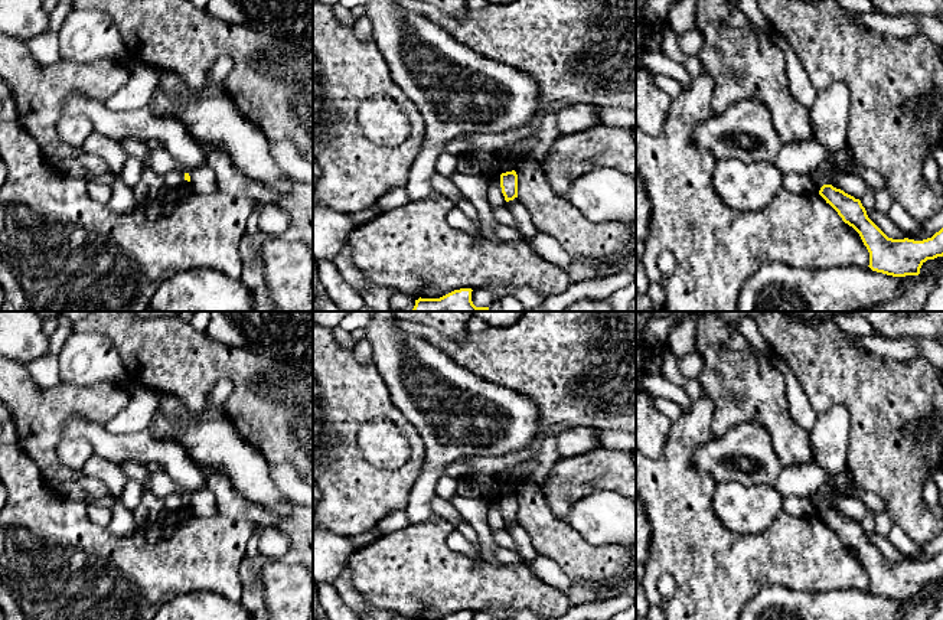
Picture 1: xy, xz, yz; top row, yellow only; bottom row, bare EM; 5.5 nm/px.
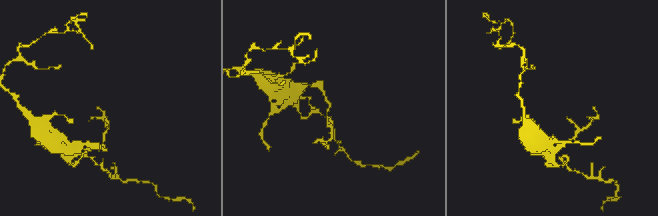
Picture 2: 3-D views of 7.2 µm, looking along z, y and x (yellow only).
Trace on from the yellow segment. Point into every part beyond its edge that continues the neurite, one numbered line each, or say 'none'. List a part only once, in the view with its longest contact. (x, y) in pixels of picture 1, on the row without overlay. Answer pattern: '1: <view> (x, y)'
none

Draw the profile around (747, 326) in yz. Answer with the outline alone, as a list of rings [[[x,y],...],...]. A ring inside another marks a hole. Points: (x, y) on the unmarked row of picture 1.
[[[744,317],[737,324],[738,332],[745,337],[745,340],[757,349],[763,356],[773,358],[773,350],[770,345],[766,342],[763,335],[760,333],[756,319]]]

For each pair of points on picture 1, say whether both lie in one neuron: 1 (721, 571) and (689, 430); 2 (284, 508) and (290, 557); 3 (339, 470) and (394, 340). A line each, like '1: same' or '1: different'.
1: same
2: different
3: different

